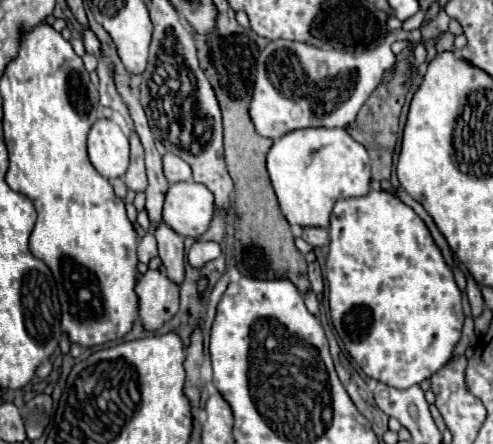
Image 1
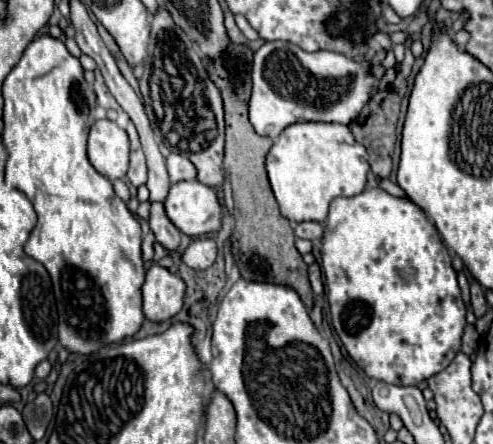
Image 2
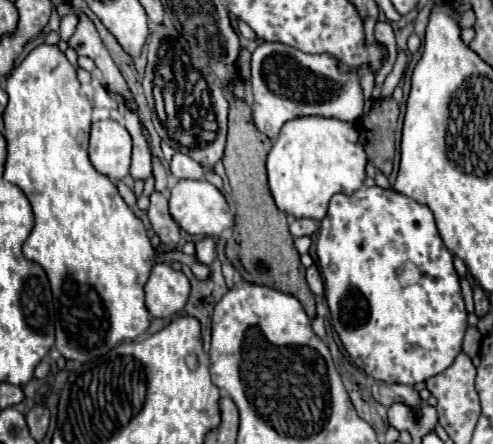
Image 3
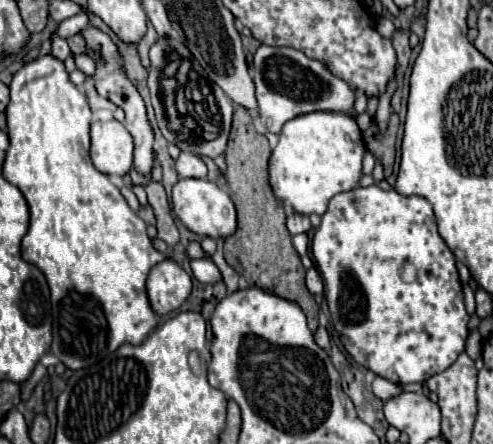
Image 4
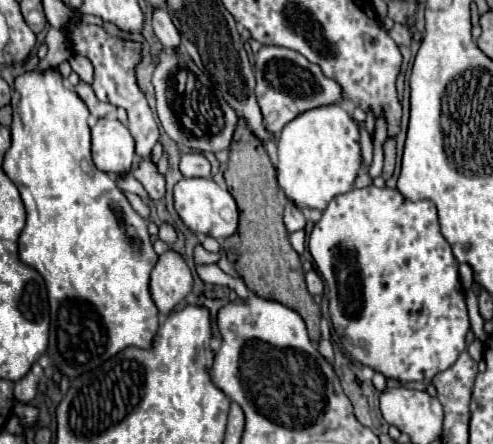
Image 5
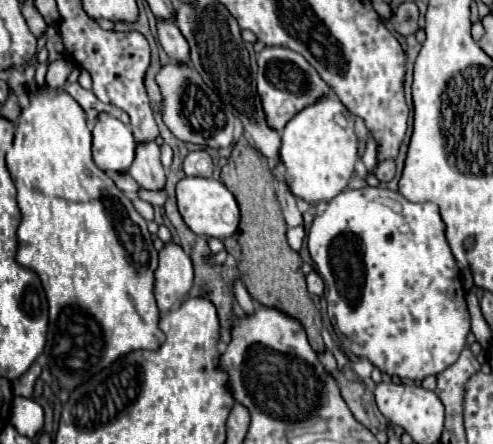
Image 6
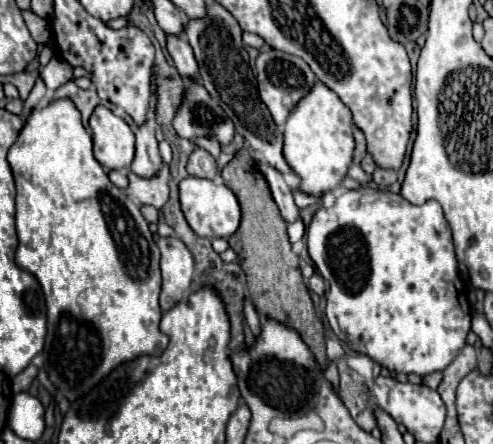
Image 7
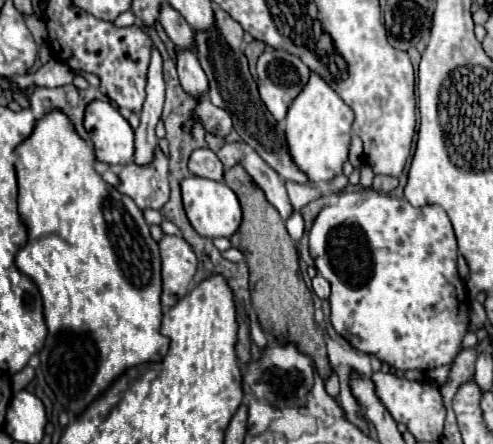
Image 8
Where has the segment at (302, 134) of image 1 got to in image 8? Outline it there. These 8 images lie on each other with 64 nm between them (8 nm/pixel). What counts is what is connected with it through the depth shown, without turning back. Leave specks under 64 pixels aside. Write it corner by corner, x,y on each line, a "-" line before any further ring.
312,72
308,84
290,104
286,114
286,138
290,154
298,168
306,172
312,182
332,180
336,174
340,174
342,164
348,160
352,122
354,112
344,104
344,100
340,100
340,96
326,84
322,76

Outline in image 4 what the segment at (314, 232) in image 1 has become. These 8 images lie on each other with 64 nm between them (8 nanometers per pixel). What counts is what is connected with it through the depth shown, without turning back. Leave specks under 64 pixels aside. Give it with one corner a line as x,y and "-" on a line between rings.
292,212
288,218
286,218
286,226
290,230
290,234
300,234
300,232
308,232
312,226
310,226
310,220
308,216
304,214
298,214
298,212

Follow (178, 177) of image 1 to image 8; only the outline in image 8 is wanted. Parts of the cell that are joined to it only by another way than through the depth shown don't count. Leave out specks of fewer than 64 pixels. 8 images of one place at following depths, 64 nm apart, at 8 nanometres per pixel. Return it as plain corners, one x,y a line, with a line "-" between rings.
210,148
194,150
190,156
190,162
188,162
188,168
192,174
202,176
202,178
224,180
224,164
216,156
216,152
212,152

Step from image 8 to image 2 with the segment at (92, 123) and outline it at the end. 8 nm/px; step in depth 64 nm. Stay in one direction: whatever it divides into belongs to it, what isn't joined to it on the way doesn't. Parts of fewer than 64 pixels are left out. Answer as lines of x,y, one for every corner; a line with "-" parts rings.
98,120
90,128
88,138
88,158
92,166
108,180
124,178
128,172
130,140
126,130
122,130
112,120

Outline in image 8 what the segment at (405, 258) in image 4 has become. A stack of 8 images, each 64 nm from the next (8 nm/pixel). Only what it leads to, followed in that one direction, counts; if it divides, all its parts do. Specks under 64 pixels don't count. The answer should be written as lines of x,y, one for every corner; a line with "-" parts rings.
372,188
348,190
334,206
326,206
314,220
310,230
310,252
316,270
332,286
332,326
354,348
374,354
396,370
432,370
456,358
460,342
468,332
468,296
456,270
458,246
452,222
440,206
414,208
408,200
378,194

